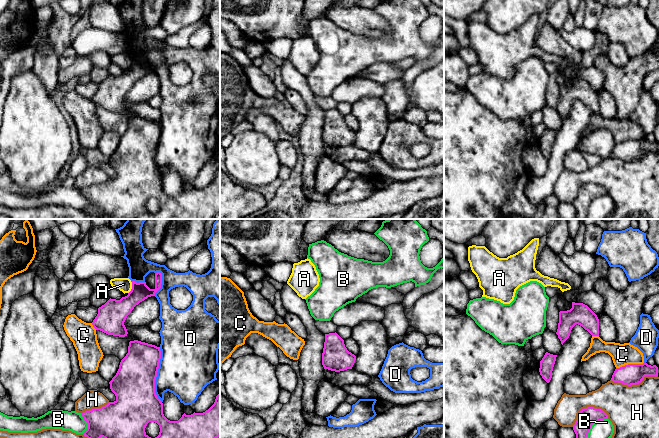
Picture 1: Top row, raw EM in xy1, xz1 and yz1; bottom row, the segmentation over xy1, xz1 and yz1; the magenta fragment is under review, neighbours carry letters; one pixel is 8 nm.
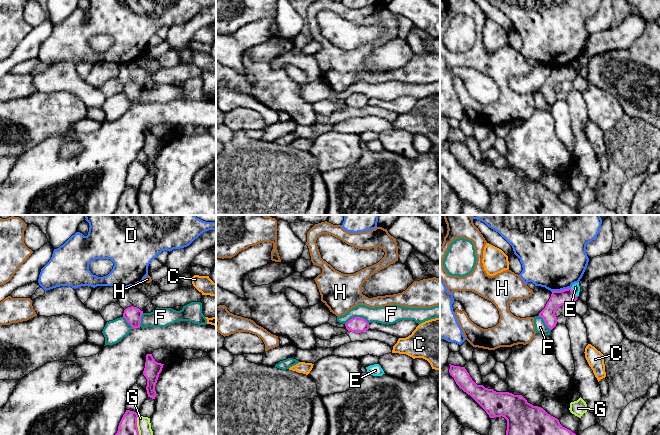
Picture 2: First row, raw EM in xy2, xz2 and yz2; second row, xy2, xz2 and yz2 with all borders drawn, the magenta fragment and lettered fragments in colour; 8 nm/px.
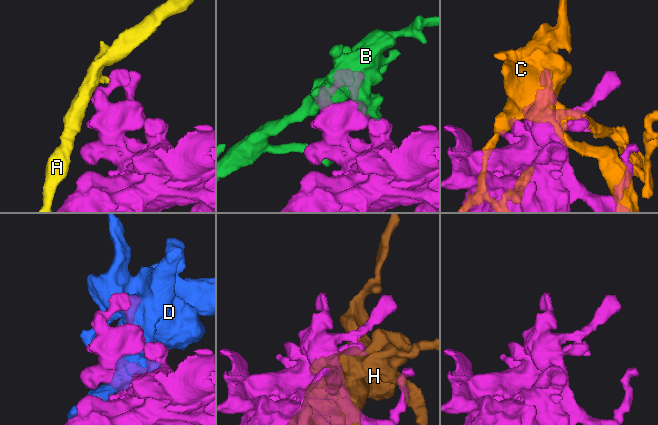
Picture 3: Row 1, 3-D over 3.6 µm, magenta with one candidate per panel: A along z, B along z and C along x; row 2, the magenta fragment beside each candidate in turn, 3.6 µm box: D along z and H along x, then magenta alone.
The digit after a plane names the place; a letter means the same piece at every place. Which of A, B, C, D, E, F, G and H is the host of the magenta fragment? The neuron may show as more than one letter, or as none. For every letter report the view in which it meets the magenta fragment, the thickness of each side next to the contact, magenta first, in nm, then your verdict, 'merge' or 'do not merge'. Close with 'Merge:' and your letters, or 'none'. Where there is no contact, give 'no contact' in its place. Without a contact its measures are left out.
A: contact in xy1; calibres 220 and 110 nm; do not merge
B: contact in xy1; calibres 320 and 160 nm; do not merge
C: contact in yz1; calibres 170 and 180 nm; do not merge
D: contact in xy1; calibres 340 and 440 nm; do not merge
E: contact in yz2; calibres 130 and 70 nm; do not merge
F: contact in xz2; calibres 120 and 140 nm; do not merge
G: contact in xy2; calibres 200 and 110 nm; do not merge
H: contact in yz1; calibres 170 and 400 nm; do not merge
Merge: none

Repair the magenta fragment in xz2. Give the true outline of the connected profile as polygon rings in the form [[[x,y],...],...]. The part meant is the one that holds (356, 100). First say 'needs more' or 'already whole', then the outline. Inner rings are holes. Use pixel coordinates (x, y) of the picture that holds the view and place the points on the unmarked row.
already whole | [[[360,93],[350,95],[345,102],[348,107],[355,109],[361,109],[369,105],[369,99]]]

